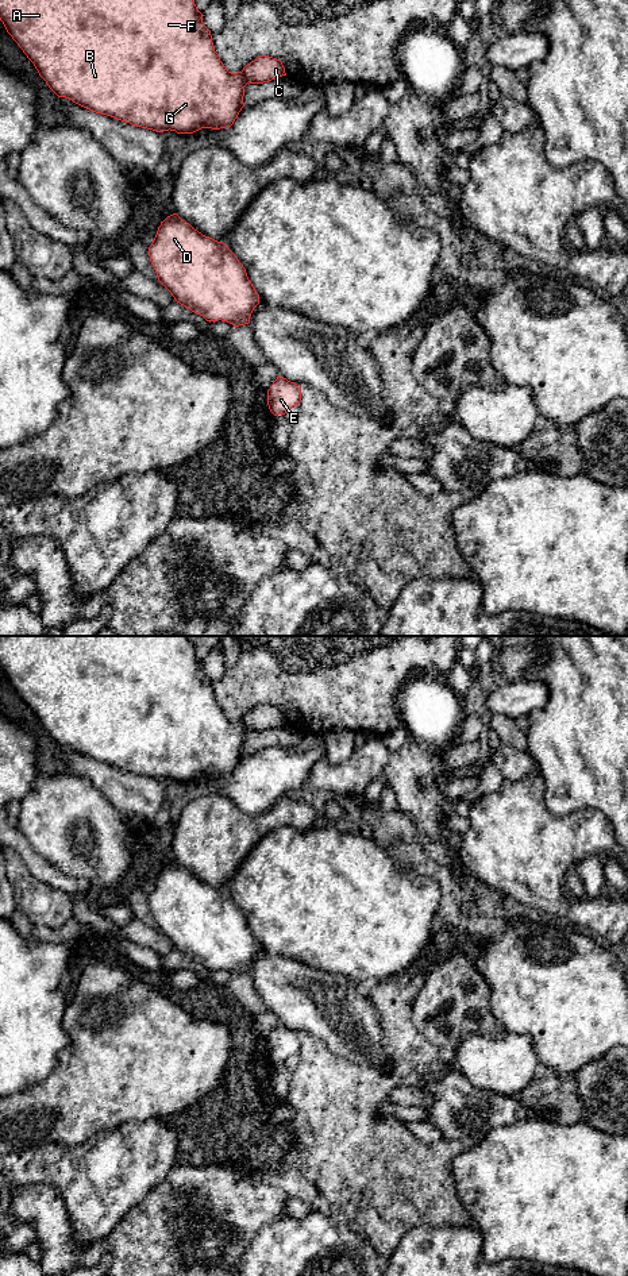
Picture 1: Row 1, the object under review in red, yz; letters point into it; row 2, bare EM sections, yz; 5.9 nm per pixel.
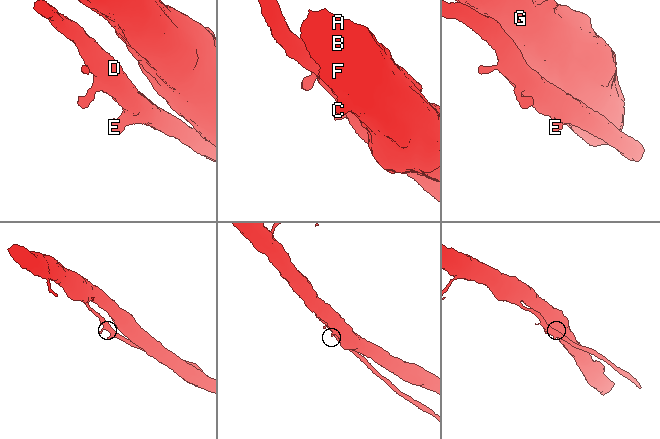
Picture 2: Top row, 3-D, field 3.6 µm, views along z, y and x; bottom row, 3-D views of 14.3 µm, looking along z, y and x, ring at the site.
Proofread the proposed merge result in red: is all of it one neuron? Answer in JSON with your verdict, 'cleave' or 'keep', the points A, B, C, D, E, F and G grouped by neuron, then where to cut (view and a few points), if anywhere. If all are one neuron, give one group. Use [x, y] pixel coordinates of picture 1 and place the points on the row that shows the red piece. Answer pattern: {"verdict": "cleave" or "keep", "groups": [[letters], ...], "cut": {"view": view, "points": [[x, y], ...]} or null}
{"verdict": "keep", "groups": [["A", "B", "C", "D", "E", "F", "G"]], "cut": null}

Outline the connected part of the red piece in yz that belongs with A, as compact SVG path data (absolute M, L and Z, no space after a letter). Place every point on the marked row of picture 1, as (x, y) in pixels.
M0 0L0 20L7 32L34 63L39 76L58 97L66 97L96 113L157 132L170 130L177 134L193 134L201 128L230 128L244 107L244 86L248 82L263 84L286 76L282 62L269 55L257 57L242 72L228 72L215 51L211 31L204 26L203 14L197 9L194 0Z

